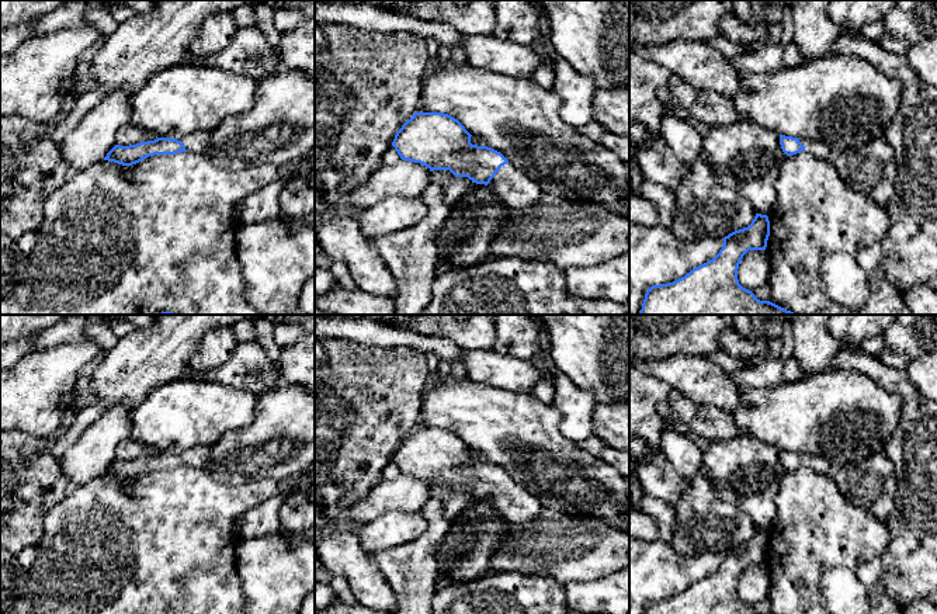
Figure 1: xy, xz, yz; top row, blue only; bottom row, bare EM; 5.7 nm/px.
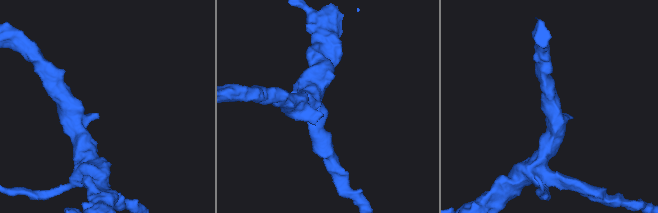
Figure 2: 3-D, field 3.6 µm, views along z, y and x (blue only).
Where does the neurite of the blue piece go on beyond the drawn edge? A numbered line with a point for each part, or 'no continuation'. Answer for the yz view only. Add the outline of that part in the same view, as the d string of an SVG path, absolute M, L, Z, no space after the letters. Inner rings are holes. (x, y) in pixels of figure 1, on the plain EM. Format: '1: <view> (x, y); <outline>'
1: yz (811, 461); M799 454L799 457L805 461L805 466L811 469L825 468L826 473L830 472L830 462L826 458L806 454Z

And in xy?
1: xy (198, 457); M194 447L181 454L187 466L205 469L211 457L211 447Z

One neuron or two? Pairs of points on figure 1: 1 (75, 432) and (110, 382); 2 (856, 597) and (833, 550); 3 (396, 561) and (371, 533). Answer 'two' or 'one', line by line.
1: two
2: two
3: two

